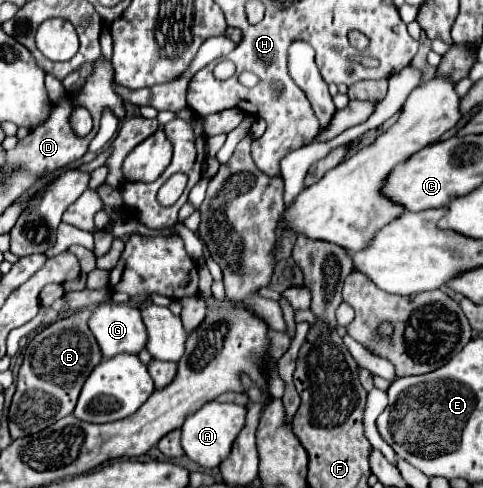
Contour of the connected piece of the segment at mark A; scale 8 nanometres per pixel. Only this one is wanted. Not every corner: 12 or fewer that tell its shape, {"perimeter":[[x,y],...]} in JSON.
{"perimeter":[[208,402],[182,426],[182,448],[216,468],[246,424],[246,408]]}

